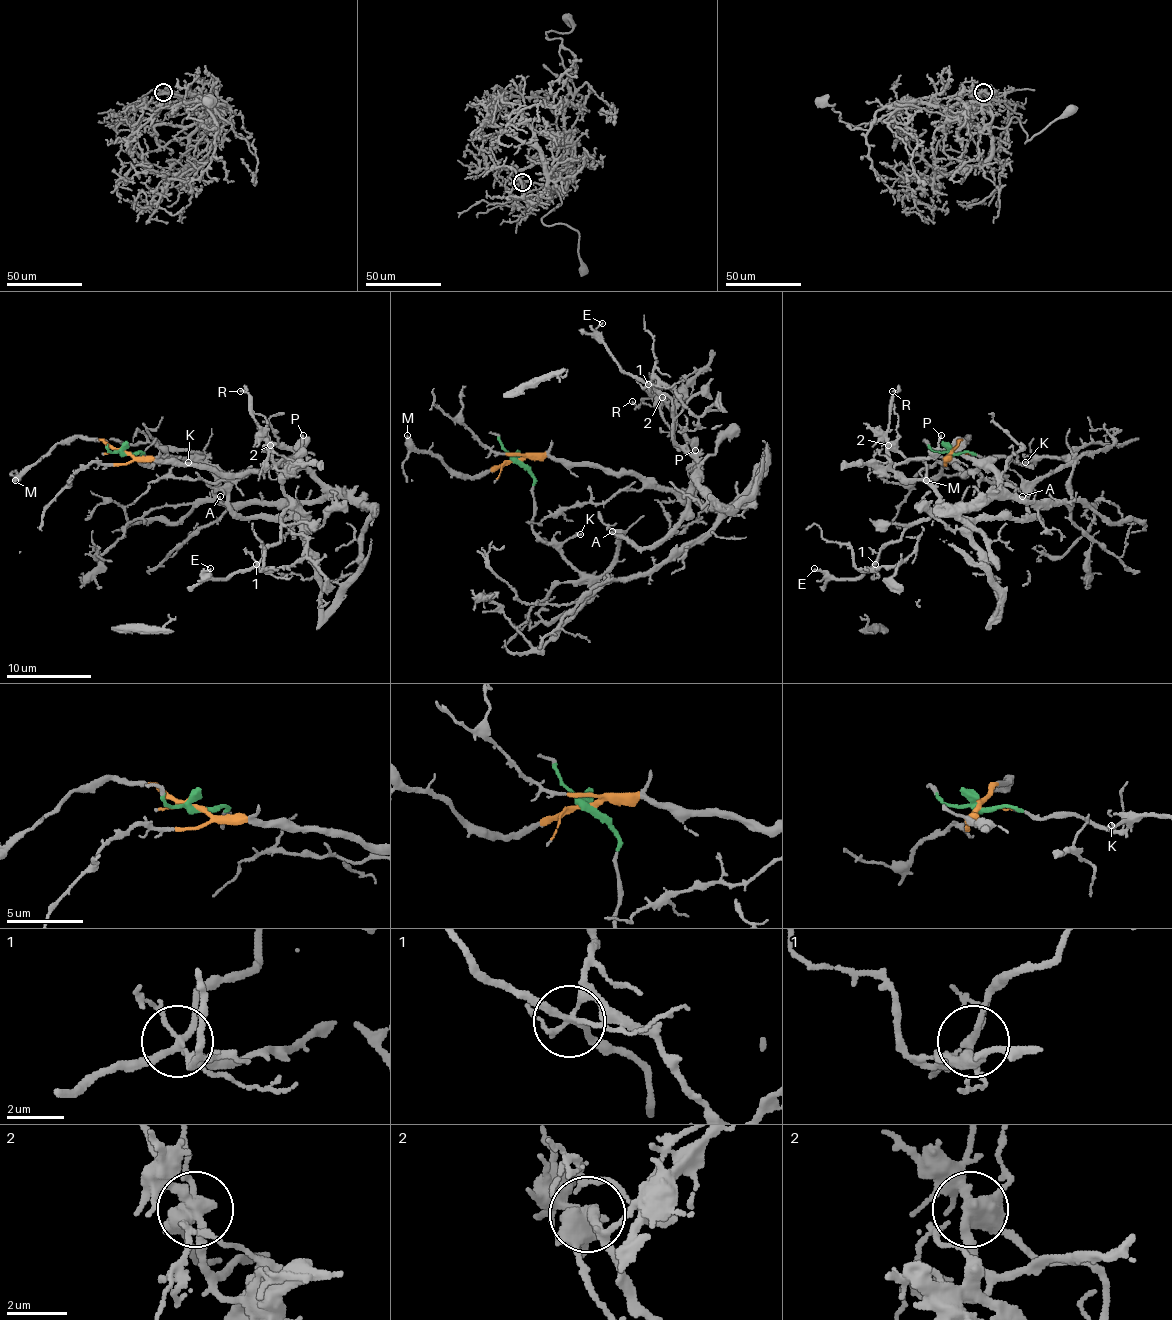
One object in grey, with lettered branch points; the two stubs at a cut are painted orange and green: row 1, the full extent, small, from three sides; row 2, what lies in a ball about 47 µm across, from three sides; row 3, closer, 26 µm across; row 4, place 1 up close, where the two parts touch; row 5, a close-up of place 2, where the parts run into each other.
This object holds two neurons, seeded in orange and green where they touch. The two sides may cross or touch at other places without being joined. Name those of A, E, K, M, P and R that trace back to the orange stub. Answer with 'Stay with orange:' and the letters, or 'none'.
Stay with orange: M, P, R

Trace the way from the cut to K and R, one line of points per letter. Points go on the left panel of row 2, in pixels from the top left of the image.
K: (125, 453), (142, 453), (142, 464), (174, 460), (188, 462)
R: (125, 451), (231, 475), (293, 464), (301, 449), (276, 462), (252, 413), (252, 398), (239, 392)

